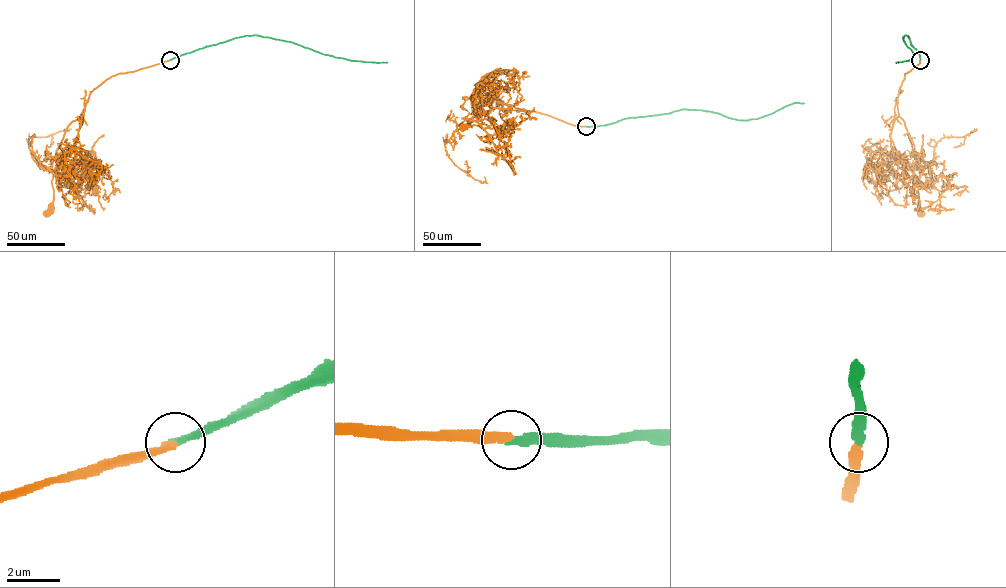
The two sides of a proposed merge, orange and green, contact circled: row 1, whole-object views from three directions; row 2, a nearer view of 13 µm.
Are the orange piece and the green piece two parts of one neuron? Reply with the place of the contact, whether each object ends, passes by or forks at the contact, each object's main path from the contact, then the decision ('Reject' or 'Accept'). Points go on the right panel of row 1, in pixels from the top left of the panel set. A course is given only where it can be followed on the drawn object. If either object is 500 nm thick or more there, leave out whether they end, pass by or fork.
Place: (920, 60). At the ring orange ends. At the ring green ends. Course of orange: (920, 60), (905, 74), (897, 107), (914, 146), (913, 173), (917, 184), (919, 213). Course of green: (920, 60), (919, 53), (905, 35), (903, 40), (914, 55), (908, 61), (897, 62). Accept

